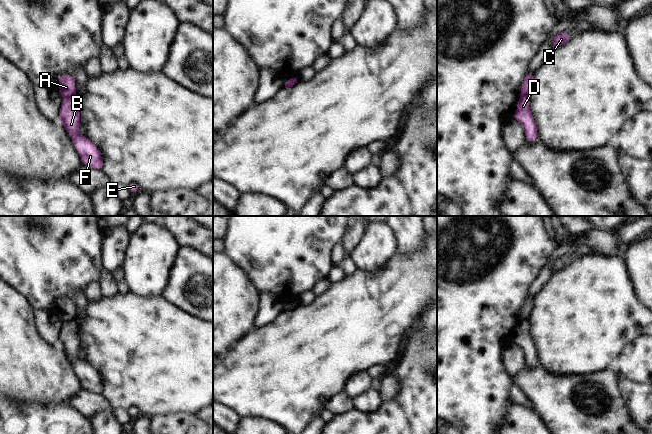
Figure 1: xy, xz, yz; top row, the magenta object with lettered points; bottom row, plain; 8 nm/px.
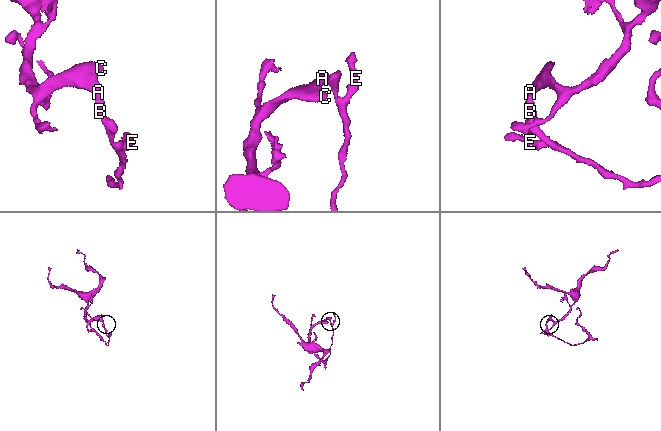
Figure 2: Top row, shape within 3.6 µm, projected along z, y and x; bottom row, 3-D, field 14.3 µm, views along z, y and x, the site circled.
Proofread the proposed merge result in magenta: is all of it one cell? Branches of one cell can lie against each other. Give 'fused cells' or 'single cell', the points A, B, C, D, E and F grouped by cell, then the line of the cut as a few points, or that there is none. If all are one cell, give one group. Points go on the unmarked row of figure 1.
fused cells; A C / B D E F; cut in xy along (75, 319), (63, 321)

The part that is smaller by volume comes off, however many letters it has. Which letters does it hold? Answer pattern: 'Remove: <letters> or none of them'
Remove: B, D, E, F

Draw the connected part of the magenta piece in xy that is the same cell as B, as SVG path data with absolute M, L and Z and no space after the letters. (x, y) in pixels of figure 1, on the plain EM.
M76 320L63 321L59 334L59 346L71 361L82 388L98 395L102 394L104 386L100 373L88 361L78 356L81 339Z

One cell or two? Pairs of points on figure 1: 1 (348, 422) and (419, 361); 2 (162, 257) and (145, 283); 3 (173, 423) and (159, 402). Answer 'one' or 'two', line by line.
1: one
2: one
3: two

